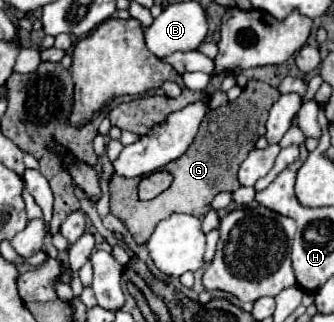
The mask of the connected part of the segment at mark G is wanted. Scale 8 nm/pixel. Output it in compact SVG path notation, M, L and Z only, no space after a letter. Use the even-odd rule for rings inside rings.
M249 80L247 88L235 102L229 102L217 110L209 110L187 152L165 166L165 170L173 174L171 186L153 200L143 202L137 198L137 178L121 178L119 174L113 174L109 180L109 208L127 226L137 244L145 244L151 238L155 226L169 214L185 212L201 218L211 210L211 200L219 192L235 192L239 188L237 168L245 160L245 154L255 148L257 138L265 134L267 114L279 96L281 94L277 88Z

